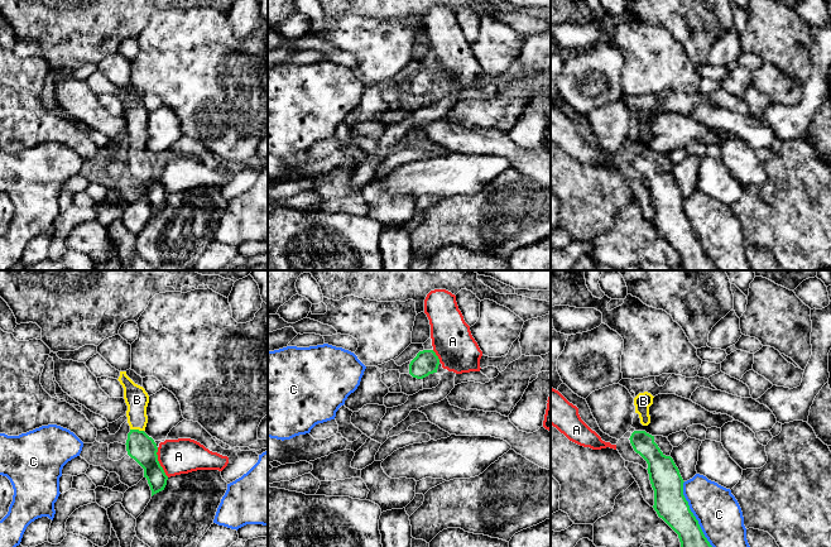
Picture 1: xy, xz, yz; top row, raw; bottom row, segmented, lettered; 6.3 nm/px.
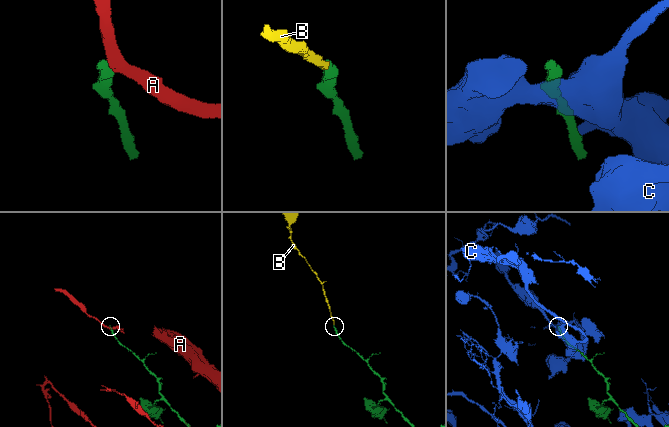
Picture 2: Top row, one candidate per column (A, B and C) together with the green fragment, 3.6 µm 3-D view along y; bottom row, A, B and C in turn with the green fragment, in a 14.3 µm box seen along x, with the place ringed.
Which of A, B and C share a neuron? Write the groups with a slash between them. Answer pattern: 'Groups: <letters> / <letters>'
Groups: A / B / C

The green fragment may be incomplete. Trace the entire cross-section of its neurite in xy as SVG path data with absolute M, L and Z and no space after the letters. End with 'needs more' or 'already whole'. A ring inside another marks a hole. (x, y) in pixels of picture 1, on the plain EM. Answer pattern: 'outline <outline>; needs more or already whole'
outline M120 88L117 97L124 105L124 116L128 123L126 134L130 149L125 160L126 168L144 186L144 195L148 197L153 213L164 207L168 193L158 178L157 160L144 149L148 140L149 112L143 104L126 92L126 88Z; needs more

